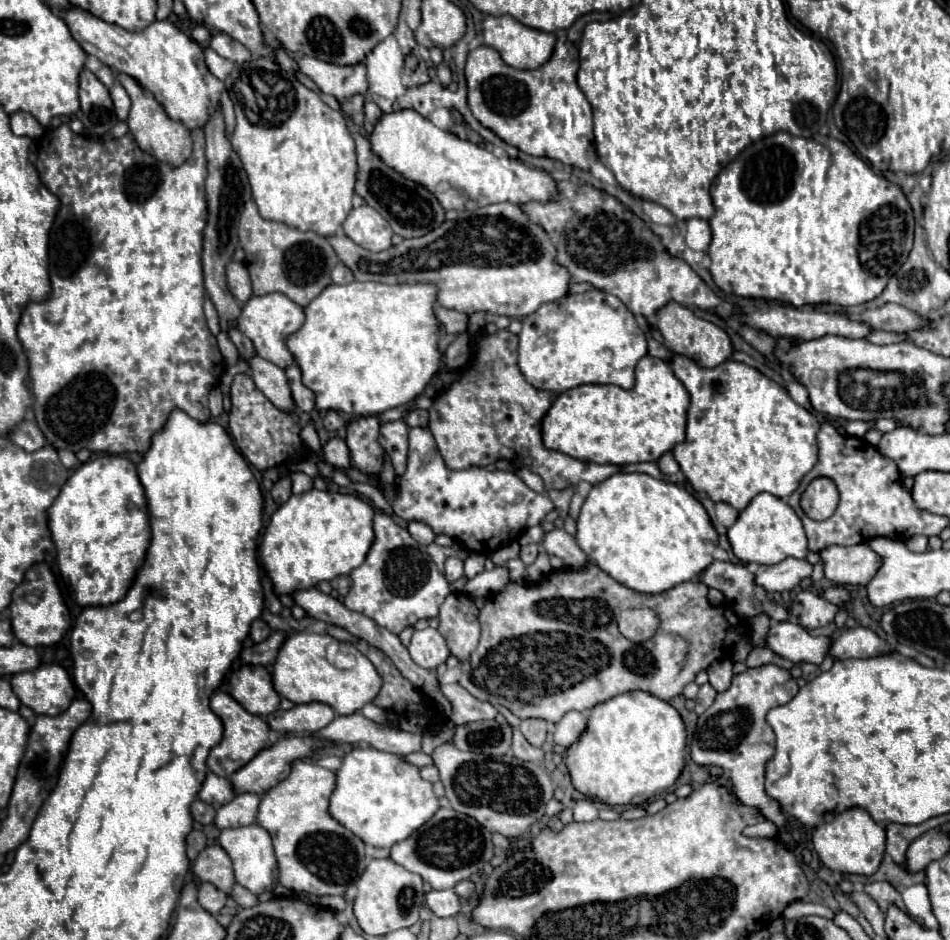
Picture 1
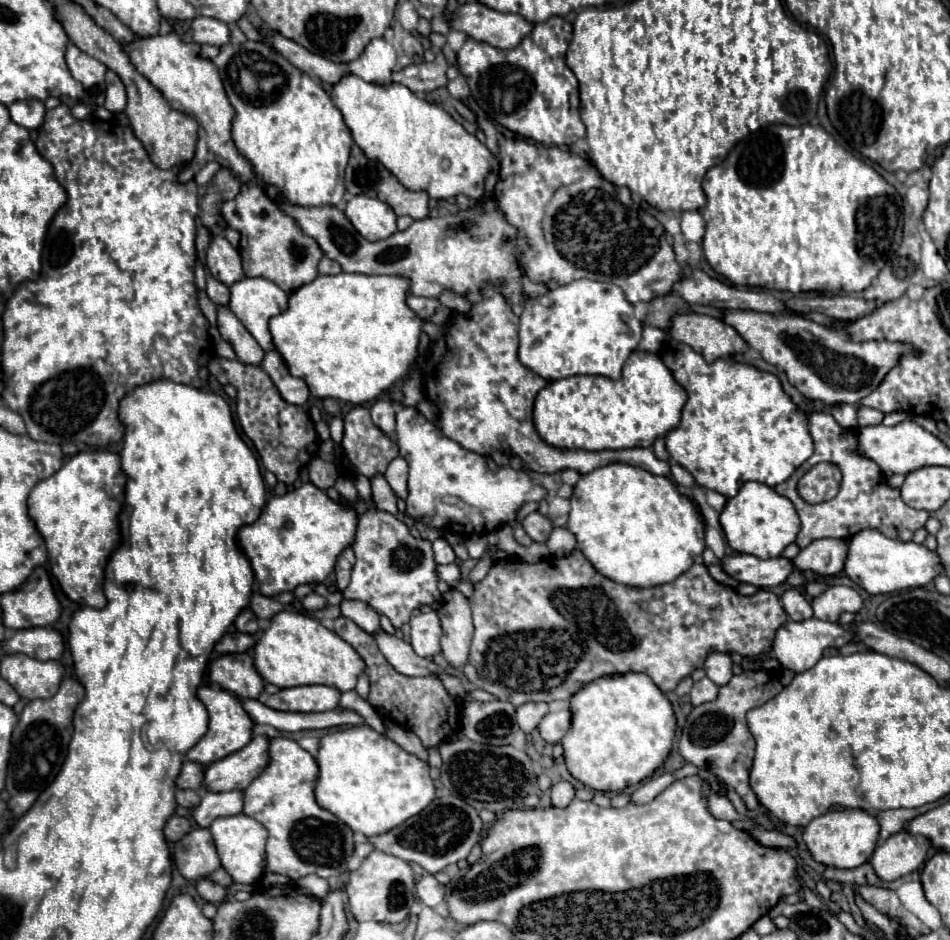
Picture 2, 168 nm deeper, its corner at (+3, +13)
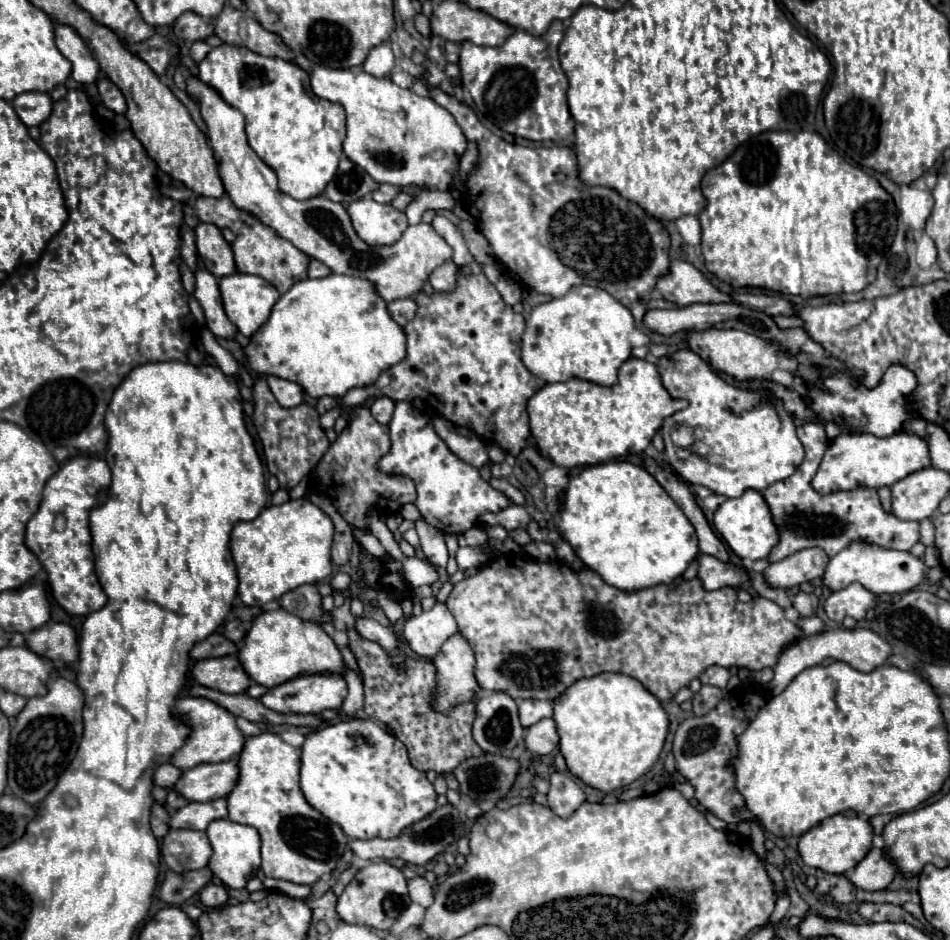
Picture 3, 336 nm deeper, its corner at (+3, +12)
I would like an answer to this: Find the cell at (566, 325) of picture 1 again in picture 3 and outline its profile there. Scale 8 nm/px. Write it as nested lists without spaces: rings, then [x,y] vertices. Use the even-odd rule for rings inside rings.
[[[578,285],[564,297],[532,309],[522,335],[522,361],[542,381],[558,383],[572,377],[596,385],[614,385],[618,367],[630,357],[628,335],[634,331],[632,313],[606,291]]]

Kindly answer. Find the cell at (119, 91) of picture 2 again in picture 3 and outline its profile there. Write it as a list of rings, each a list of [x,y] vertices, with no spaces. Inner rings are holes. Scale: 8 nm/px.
[[[108,77],[98,79],[98,95],[100,95],[102,103],[104,103],[108,109],[112,109],[114,113],[126,113],[124,95],[122,95],[122,91],[120,91]]]

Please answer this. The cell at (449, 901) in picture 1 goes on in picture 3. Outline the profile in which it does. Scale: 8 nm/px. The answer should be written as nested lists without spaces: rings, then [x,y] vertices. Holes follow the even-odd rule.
[[[414,877],[408,881],[408,893],[412,903],[418,903],[422,907],[428,907],[434,899],[434,889],[424,877]]]

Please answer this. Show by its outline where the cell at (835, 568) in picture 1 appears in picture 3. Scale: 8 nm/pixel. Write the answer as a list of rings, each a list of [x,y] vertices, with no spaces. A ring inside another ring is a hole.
[[[816,547],[812,551],[804,549],[794,555],[788,555],[782,561],[770,563],[762,571],[762,575],[770,587],[792,589],[804,581],[812,581],[816,577],[822,577],[828,559],[830,557],[824,555],[824,551],[816,551]]]

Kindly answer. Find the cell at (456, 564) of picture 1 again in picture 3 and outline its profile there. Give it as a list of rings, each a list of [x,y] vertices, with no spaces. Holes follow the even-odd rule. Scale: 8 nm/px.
[[[424,519],[416,521],[416,531],[420,535],[420,547],[426,555],[426,561],[434,567],[446,567],[448,563],[448,549],[444,543],[444,535],[436,531],[436,527],[428,525]]]

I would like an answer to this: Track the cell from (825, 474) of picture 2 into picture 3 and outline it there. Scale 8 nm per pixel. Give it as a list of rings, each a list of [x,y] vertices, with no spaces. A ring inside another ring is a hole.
[[[840,433],[826,449],[822,463],[818,467],[818,473],[812,481],[812,487],[826,495],[836,491],[852,491],[854,487],[890,487],[896,481],[904,479],[906,475],[920,471],[930,465],[928,457],[928,443],[926,439],[912,435],[912,433],[900,433],[892,435],[888,439],[876,439],[874,435],[860,435],[860,433]]]

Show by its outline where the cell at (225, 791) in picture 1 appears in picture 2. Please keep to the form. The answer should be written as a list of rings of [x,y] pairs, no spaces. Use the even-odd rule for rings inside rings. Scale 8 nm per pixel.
[[[186,760],[176,784],[178,784],[178,788],[200,790],[202,788],[202,780],[204,780],[204,766],[198,764],[198,762],[188,762]]]

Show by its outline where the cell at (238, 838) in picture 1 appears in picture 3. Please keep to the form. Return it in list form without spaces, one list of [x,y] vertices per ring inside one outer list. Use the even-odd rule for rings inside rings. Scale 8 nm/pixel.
[[[218,819],[212,821],[206,829],[206,835],[212,845],[212,857],[210,857],[210,871],[230,889],[244,889],[248,879],[254,875],[254,871],[260,867],[260,835],[256,835],[254,827],[244,827],[240,823],[232,823],[230,819]]]

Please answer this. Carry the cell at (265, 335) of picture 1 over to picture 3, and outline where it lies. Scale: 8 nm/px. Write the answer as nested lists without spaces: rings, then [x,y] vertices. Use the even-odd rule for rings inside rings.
[[[232,273],[218,279],[224,311],[232,325],[246,337],[252,335],[264,319],[268,319],[268,311],[272,311],[272,303],[280,299],[276,287],[272,287],[266,279],[258,275]]]

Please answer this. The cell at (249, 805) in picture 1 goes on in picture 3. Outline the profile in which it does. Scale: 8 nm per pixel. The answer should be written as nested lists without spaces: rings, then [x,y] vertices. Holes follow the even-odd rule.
[[[214,799],[214,801],[206,801],[206,803],[188,803],[182,809],[172,813],[170,827],[206,831],[210,821],[226,819],[226,817],[228,817],[226,799]]]

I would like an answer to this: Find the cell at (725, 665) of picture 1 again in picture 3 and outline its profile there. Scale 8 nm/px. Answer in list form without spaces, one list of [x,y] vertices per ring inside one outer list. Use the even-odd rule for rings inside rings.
[[[714,665],[714,667],[708,667],[708,669],[704,671],[704,675],[700,677],[700,681],[702,681],[704,685],[714,685],[714,687],[720,687],[720,689],[724,689],[724,687],[726,687],[728,679],[730,679],[730,673],[728,673],[728,669],[724,669],[724,667],[718,667],[718,665]]]

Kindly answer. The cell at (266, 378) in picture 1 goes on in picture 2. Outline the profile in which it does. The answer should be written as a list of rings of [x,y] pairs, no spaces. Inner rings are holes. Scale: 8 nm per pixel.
[[[218,308],[218,330],[222,338],[230,342],[242,364],[252,364],[252,366],[262,364],[266,352],[256,344],[252,334],[240,324],[240,320],[228,308]]]

